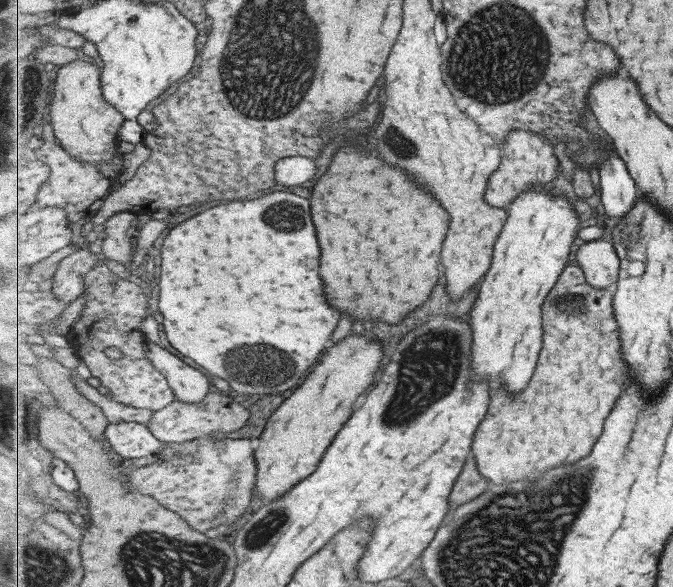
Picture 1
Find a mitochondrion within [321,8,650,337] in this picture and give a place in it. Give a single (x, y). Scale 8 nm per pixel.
(571, 305)

